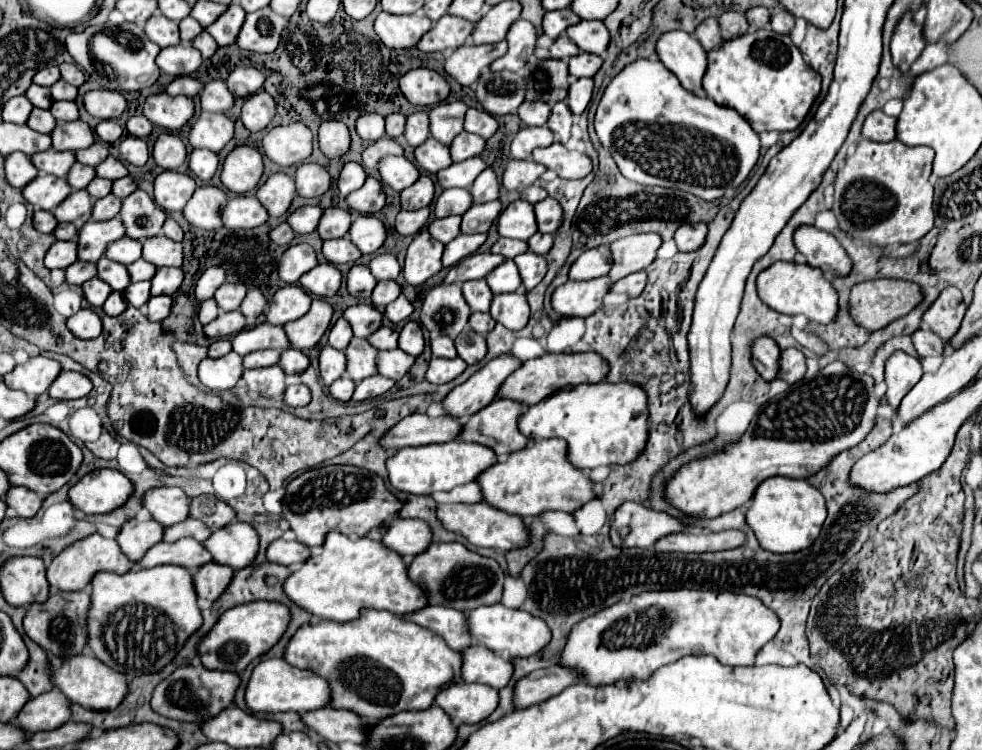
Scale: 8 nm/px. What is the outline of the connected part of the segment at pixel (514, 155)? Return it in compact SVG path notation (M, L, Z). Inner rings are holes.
M525 127L521 129L511 143L511 159L531 159L531 151L537 147L549 147L555 141L551 129L543 127Z

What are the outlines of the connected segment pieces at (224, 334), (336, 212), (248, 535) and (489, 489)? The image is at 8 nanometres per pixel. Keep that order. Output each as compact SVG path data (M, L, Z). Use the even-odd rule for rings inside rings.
M241 311L221 313L215 321L205 327L205 335L211 339L229 339L247 327L247 319Z
M331 207L331 209L325 209L317 231L319 231L321 239L325 239L325 241L327 239L341 239L349 233L351 223L353 223L353 215L349 211Z
M233 521L231 525L217 529L203 545L211 549L217 563L239 571L255 561L259 551L259 535L249 523Z
M539 439L529 443L525 449L509 455L507 461L483 471L477 483L483 489L485 503L519 517L537 517L545 511L573 513L595 499L593 481L569 463L567 443L563 439Z

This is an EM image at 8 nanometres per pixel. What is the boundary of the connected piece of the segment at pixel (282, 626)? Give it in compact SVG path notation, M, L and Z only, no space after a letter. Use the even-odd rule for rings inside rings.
M257 601L229 609L219 617L211 633L207 633L199 645L199 659L207 669L241 673L255 657L265 655L285 633L291 613L283 603Z

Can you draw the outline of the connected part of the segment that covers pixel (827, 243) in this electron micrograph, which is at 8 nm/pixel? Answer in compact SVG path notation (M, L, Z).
M799 227L795 231L795 247L807 257L811 267L819 267L821 271L833 271L839 277L851 273L853 261L849 259L841 243L833 235L817 227Z

